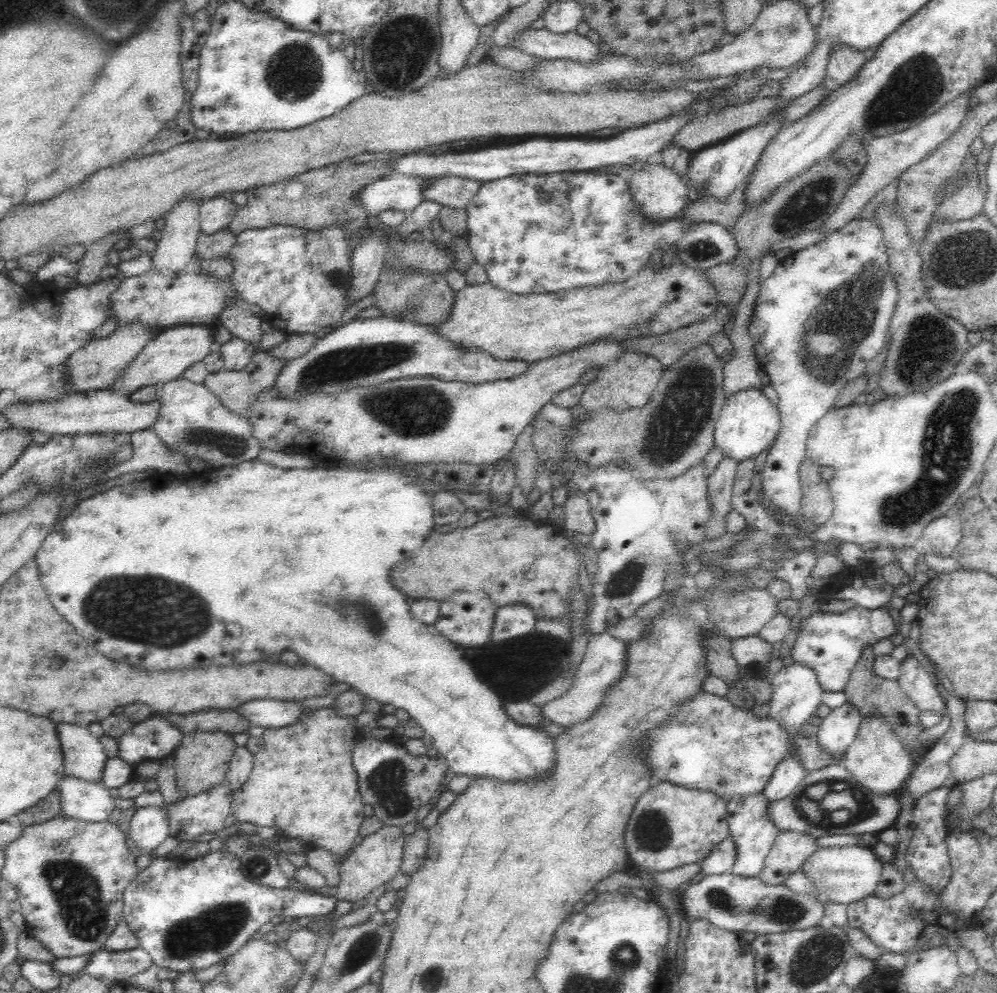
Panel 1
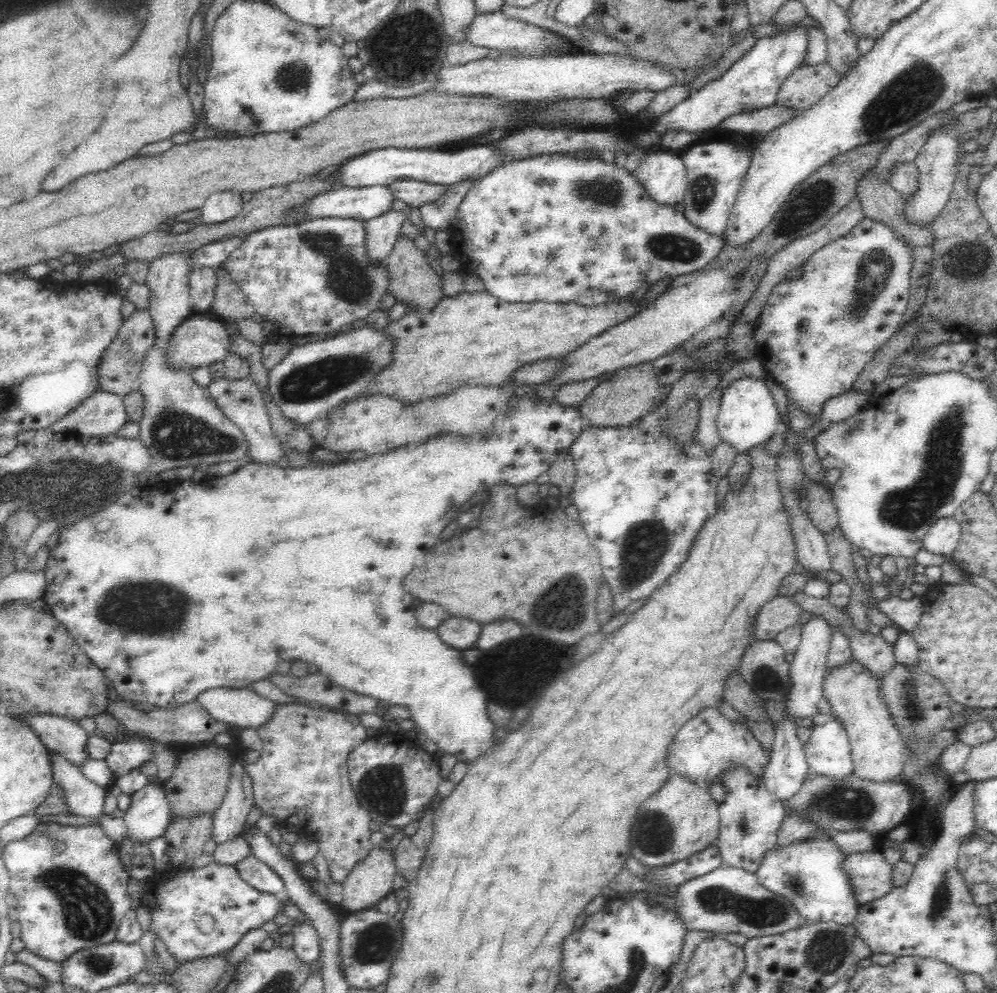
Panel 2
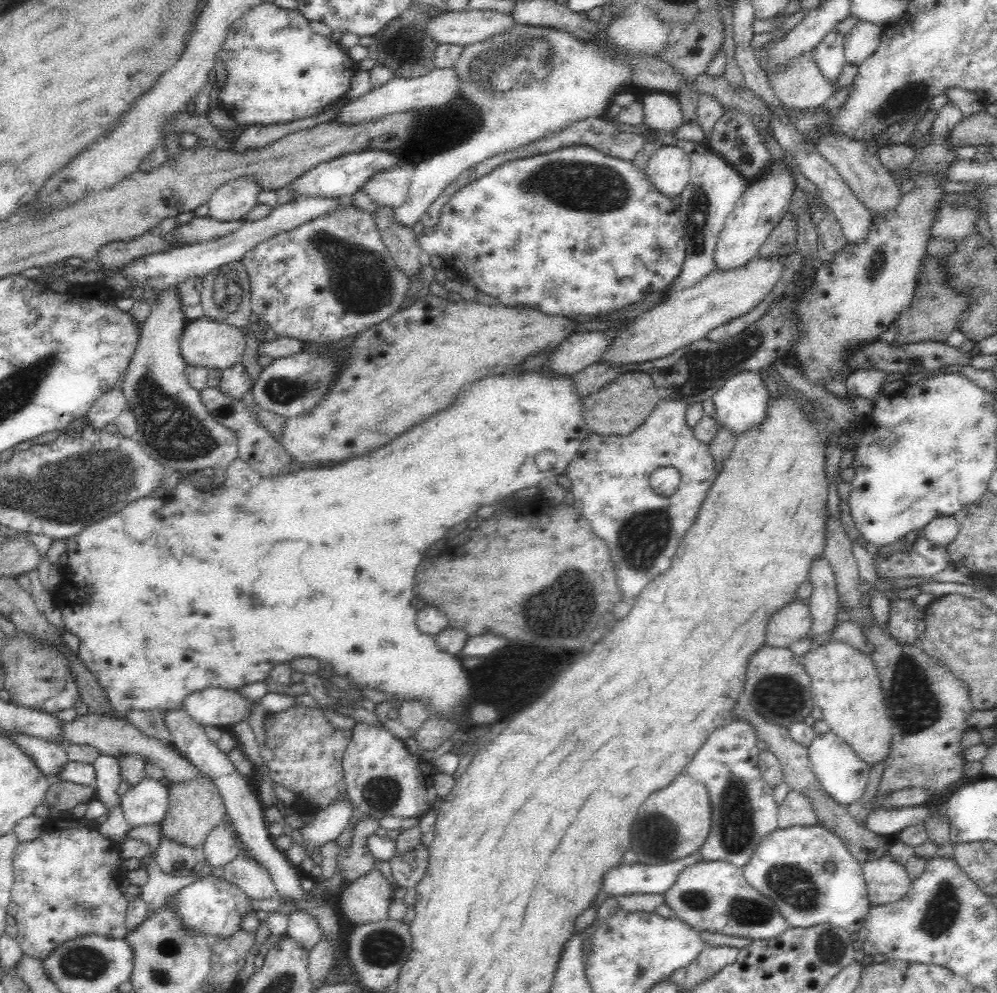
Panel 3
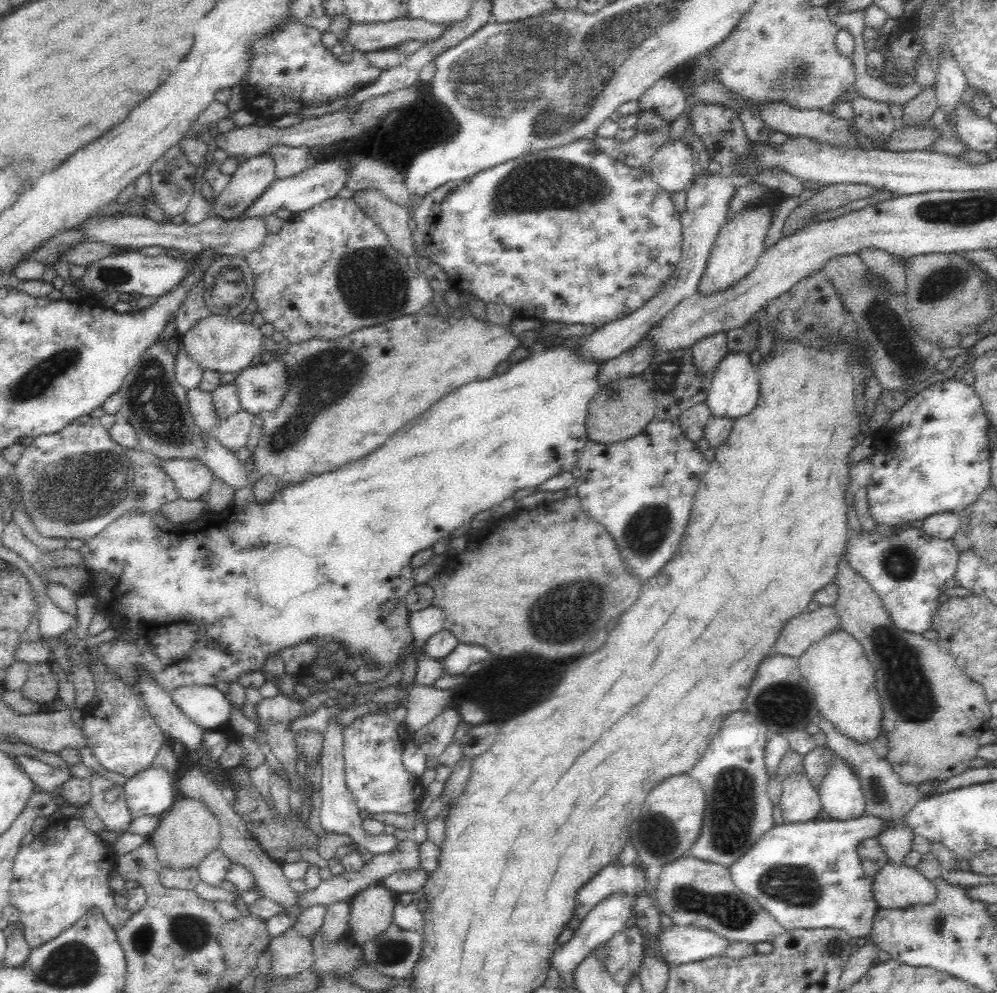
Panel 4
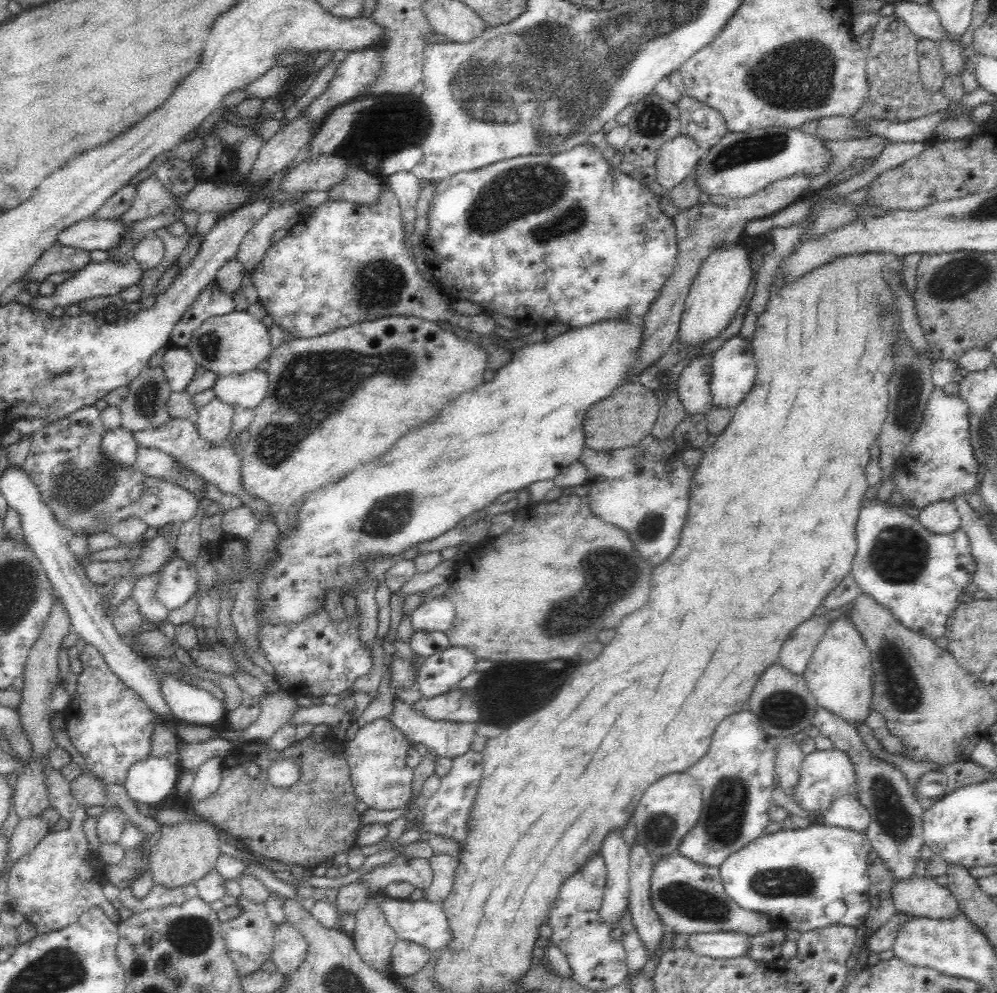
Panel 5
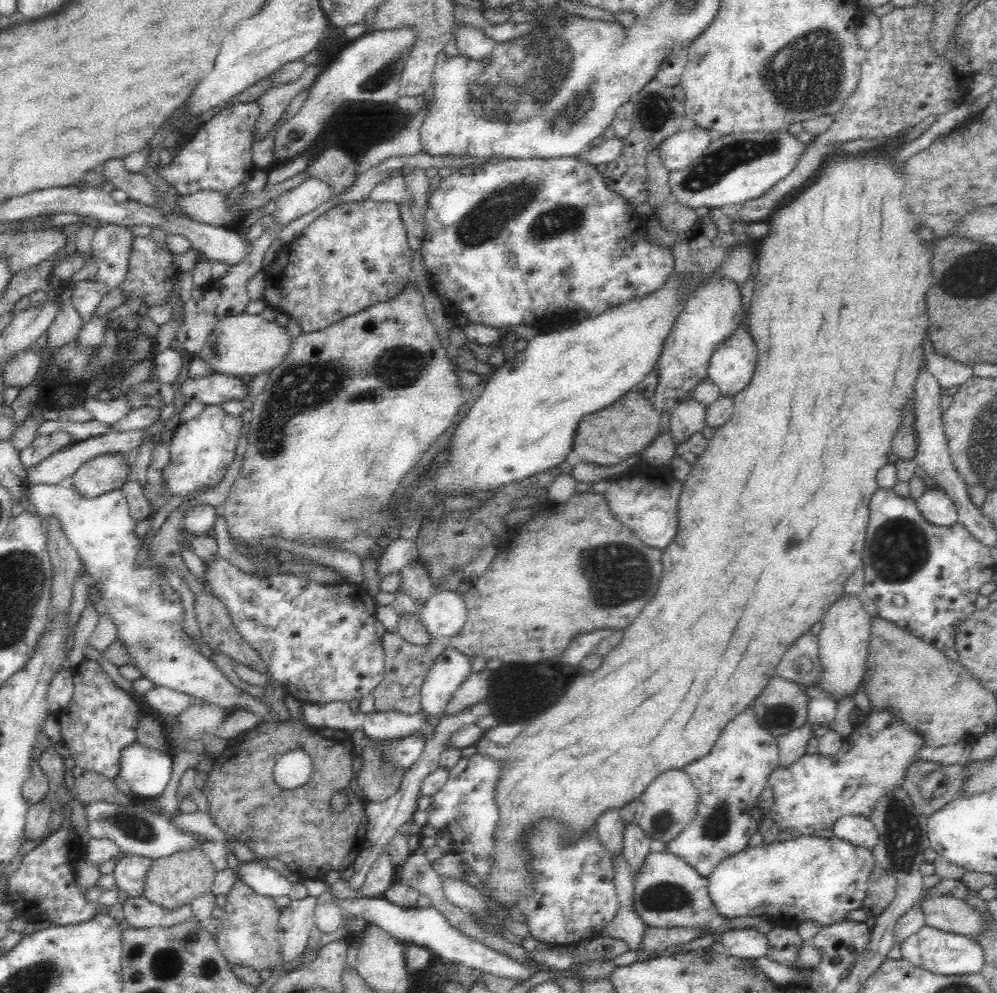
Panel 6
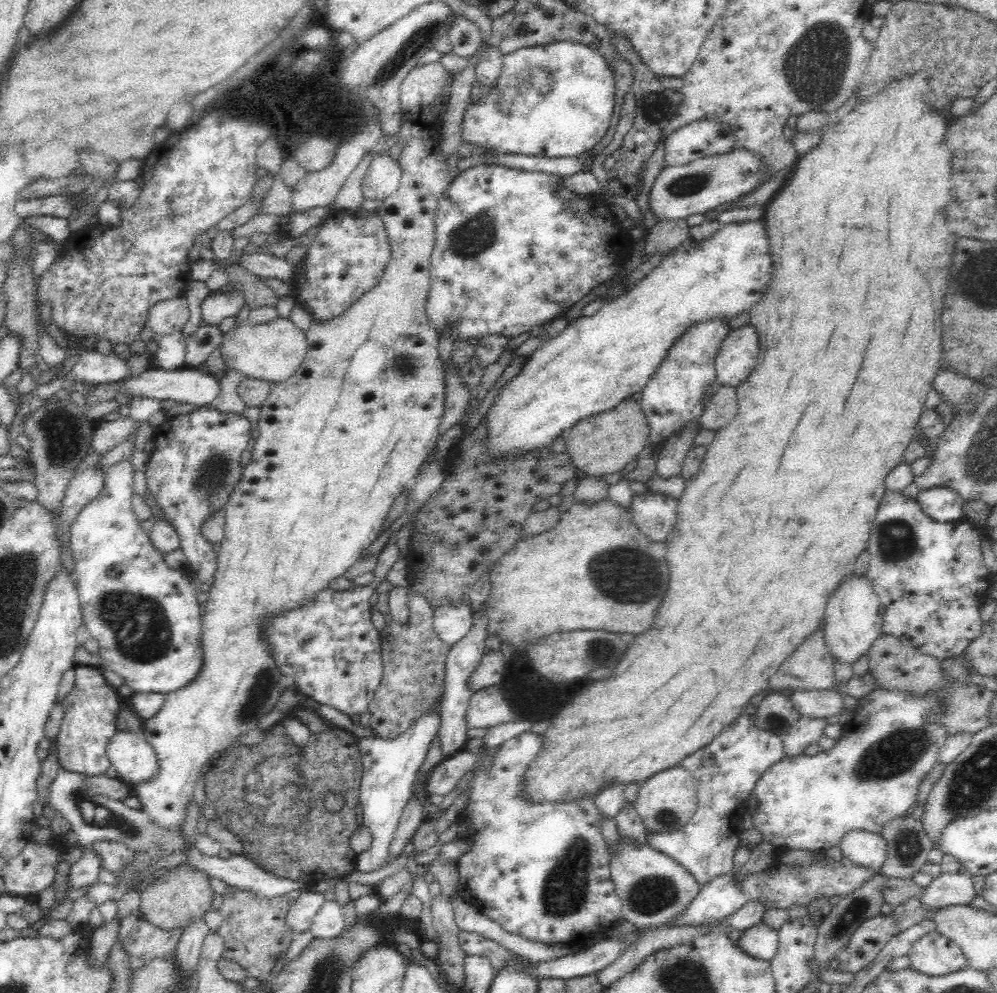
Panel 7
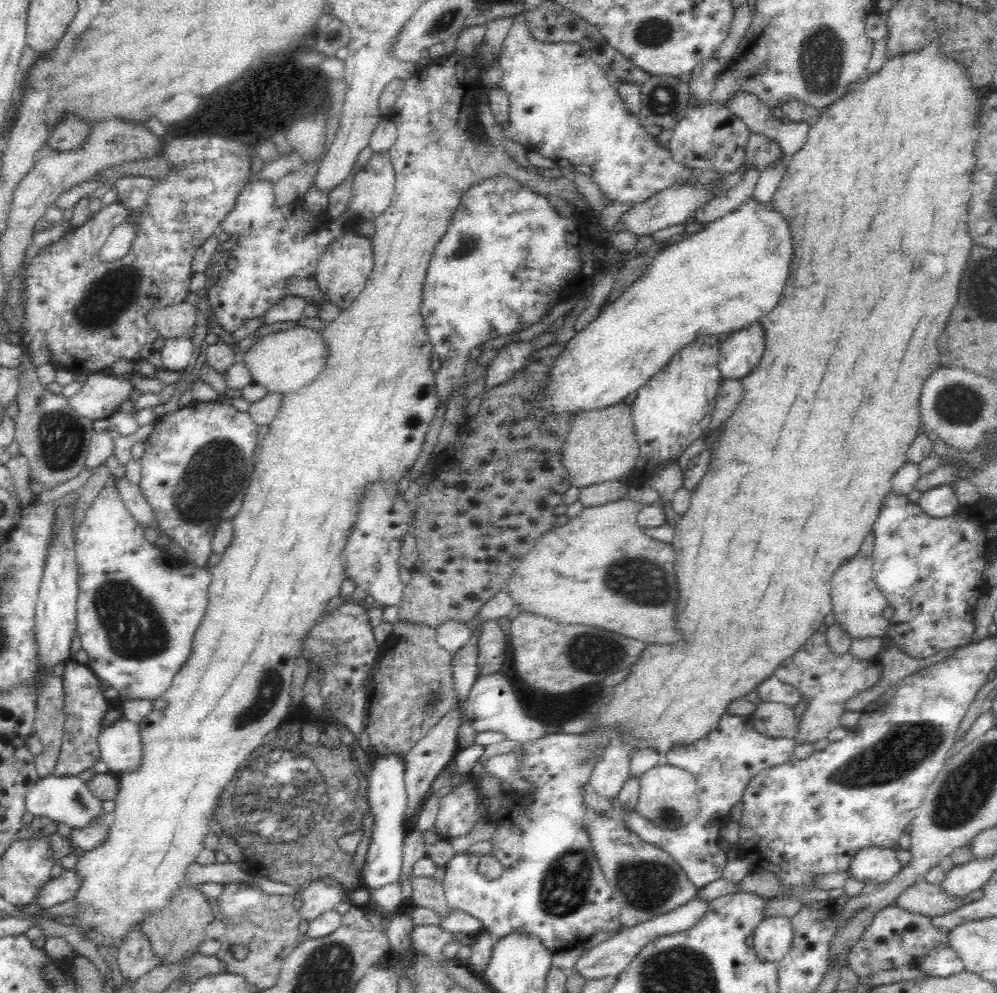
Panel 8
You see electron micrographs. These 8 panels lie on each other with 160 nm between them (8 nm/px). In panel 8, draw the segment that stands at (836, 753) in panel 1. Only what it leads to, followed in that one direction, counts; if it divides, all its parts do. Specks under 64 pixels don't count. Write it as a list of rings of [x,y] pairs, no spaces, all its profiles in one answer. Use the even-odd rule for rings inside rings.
[[[868,847],[860,849],[849,866],[851,876],[870,885],[881,885],[896,876],[903,867],[901,853],[895,849]]]

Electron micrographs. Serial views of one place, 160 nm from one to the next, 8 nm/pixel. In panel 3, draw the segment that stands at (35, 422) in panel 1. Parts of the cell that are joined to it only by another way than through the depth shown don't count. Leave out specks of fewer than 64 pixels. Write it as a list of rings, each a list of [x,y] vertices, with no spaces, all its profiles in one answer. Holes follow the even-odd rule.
[[[120,387],[112,388],[93,402],[86,414],[86,423],[94,428],[104,429],[106,424],[112,424],[126,407]]]

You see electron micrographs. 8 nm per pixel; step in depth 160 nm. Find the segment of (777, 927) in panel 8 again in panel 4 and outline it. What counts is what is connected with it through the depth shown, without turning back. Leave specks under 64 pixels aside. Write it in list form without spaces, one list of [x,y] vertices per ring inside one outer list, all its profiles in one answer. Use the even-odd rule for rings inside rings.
[[[689,926],[663,928],[657,936],[657,948],[669,966],[721,955],[728,945],[729,940],[711,930]]]

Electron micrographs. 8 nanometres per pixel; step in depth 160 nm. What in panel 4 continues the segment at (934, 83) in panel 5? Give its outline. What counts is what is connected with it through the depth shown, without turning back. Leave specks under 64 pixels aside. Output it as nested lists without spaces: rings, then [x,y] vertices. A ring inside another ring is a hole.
[[[923,86],[922,91],[915,98],[904,104],[904,122],[900,125],[922,127],[933,116],[938,107],[936,88]]]

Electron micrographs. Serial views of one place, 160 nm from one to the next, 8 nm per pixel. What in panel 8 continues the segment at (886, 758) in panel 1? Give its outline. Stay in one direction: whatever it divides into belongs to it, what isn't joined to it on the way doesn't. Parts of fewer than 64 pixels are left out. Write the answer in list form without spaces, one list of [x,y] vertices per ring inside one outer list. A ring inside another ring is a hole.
[[[860,553],[844,562],[834,572],[831,579],[832,612],[836,623],[840,623],[852,638],[881,637],[885,638],[890,622],[882,616],[888,602],[880,593],[874,580],[874,556],[862,556]]]

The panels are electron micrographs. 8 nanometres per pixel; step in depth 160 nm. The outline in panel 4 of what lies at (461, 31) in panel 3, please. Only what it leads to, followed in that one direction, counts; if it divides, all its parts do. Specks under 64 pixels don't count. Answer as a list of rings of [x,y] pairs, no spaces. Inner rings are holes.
[[[408,15],[404,16],[402,18],[396,19],[396,20],[388,20],[388,22],[366,22],[366,24],[362,24],[361,22],[350,22],[350,26],[348,26],[348,28],[346,28],[346,30],[344,30],[344,32],[342,32],[342,38],[339,38],[339,36],[336,37],[338,38],[338,42],[341,42],[342,44],[350,44],[352,47],[354,47],[355,51],[362,51],[362,52],[372,52],[372,51],[377,51],[380,49],[384,49],[384,48],[390,48],[390,47],[397,47],[400,45],[400,42],[404,42],[404,40],[428,40],[428,41],[433,41],[436,40],[440,34],[442,34],[442,32],[444,32],[444,27],[442,27],[442,25],[438,25],[438,24],[434,24],[434,23],[430,23],[428,21],[424,21],[424,19],[414,19],[414,18],[410,18]]]

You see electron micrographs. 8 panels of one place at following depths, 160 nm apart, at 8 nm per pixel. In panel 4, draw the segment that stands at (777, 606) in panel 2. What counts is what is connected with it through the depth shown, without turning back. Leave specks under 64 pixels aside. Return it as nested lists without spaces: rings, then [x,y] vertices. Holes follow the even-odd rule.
[[[813,606],[788,620],[776,640],[776,652],[799,659],[812,644],[819,642],[840,627],[834,606]]]

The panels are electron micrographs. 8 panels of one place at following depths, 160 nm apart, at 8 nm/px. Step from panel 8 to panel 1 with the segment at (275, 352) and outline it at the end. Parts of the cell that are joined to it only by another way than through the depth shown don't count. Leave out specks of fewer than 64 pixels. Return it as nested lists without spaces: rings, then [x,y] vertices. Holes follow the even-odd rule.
[[[182,324],[169,327],[158,336],[152,337],[152,340],[136,356],[136,360],[124,369],[123,375],[111,386],[111,389],[128,397],[130,392],[143,386],[156,386],[156,384],[174,380],[182,376],[192,364],[204,362],[204,358],[218,350],[219,347],[210,325]]]

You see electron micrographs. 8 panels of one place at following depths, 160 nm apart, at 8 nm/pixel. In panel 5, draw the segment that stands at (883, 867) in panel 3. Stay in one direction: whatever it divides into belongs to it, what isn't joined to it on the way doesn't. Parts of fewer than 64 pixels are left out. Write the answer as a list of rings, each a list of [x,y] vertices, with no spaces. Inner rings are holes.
[[[914,874],[905,881],[894,880],[891,887],[891,898],[902,913],[934,920],[950,920],[962,913],[949,888],[936,884],[933,877]]]

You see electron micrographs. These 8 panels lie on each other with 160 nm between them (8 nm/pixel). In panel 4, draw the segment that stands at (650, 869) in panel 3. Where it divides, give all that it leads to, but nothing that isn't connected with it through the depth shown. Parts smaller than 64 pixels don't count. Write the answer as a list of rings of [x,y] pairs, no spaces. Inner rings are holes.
[[[610,864],[600,868],[597,873],[584,882],[574,898],[574,912],[572,917],[580,921],[585,920],[588,912],[592,910],[606,896],[614,892],[650,892],[654,895],[654,884],[648,882],[646,871],[633,868],[633,864],[624,867],[614,867]]]

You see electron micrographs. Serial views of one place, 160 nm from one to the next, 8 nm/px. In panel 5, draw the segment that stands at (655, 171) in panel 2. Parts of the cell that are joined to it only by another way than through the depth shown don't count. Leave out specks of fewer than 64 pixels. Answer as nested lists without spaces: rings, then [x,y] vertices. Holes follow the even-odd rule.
[[[685,134],[676,136],[658,150],[655,162],[656,180],[666,190],[681,186],[683,180],[692,173],[692,168],[701,155],[702,151],[694,139]]]

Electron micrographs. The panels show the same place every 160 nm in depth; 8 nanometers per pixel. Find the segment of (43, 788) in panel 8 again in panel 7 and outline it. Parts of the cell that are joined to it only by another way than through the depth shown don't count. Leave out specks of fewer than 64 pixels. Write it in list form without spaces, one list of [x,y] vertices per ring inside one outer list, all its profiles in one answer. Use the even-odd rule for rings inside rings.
[[[60,767],[58,776],[52,780],[52,786],[50,786],[50,792],[44,804],[54,808],[56,813],[66,819],[71,830],[78,835],[80,844],[88,848],[96,840],[121,843],[131,851],[163,850],[163,852],[175,853],[186,846],[183,834],[158,827],[140,809],[130,808],[122,804],[122,801],[91,793],[87,788],[84,775],[64,770],[62,767]]]

